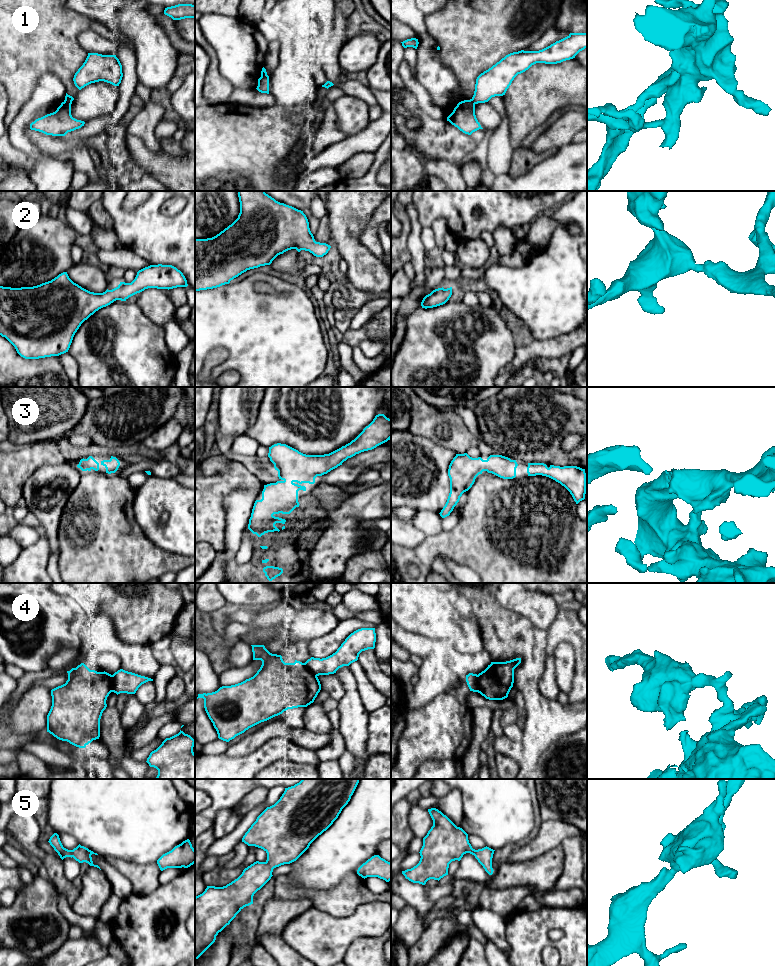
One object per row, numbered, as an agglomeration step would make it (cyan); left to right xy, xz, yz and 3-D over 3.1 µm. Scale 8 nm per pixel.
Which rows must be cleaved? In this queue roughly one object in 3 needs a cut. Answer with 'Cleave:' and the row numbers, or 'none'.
Cleave: 1, 4

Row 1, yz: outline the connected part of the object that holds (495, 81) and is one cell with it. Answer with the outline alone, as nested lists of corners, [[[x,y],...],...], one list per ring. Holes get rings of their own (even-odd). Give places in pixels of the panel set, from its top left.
[[[570,33],[539,51],[518,51],[506,55],[481,73],[475,84],[472,100],[475,104],[505,95],[514,78],[536,63],[557,64],[575,58],[587,48],[587,33]]]

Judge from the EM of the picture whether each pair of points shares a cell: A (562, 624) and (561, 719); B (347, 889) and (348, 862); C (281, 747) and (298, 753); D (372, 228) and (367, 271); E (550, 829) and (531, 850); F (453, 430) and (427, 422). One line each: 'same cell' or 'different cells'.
A: different cells
B: different cells
C: same cell
D: different cells
E: same cell
F: same cell

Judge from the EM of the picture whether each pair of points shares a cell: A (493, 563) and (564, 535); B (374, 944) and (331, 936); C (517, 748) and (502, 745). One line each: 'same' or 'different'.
A: same
B: different
C: same

